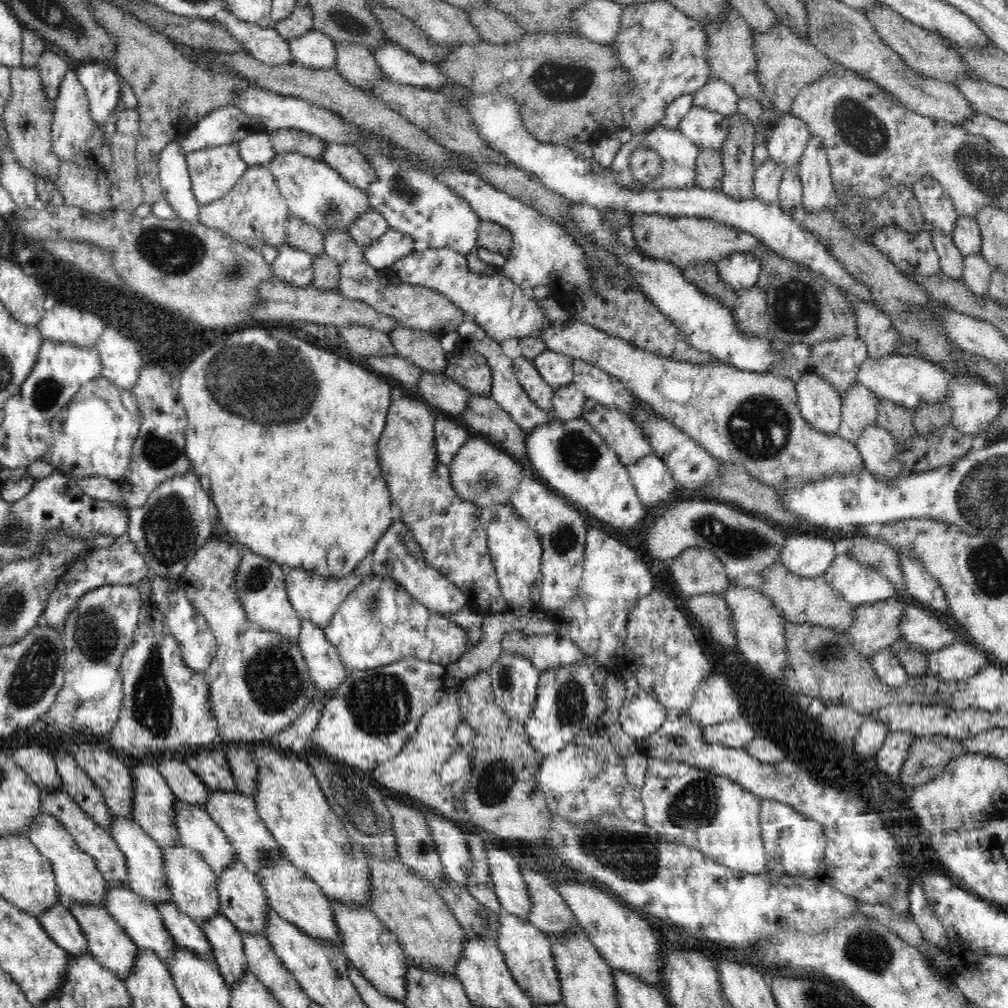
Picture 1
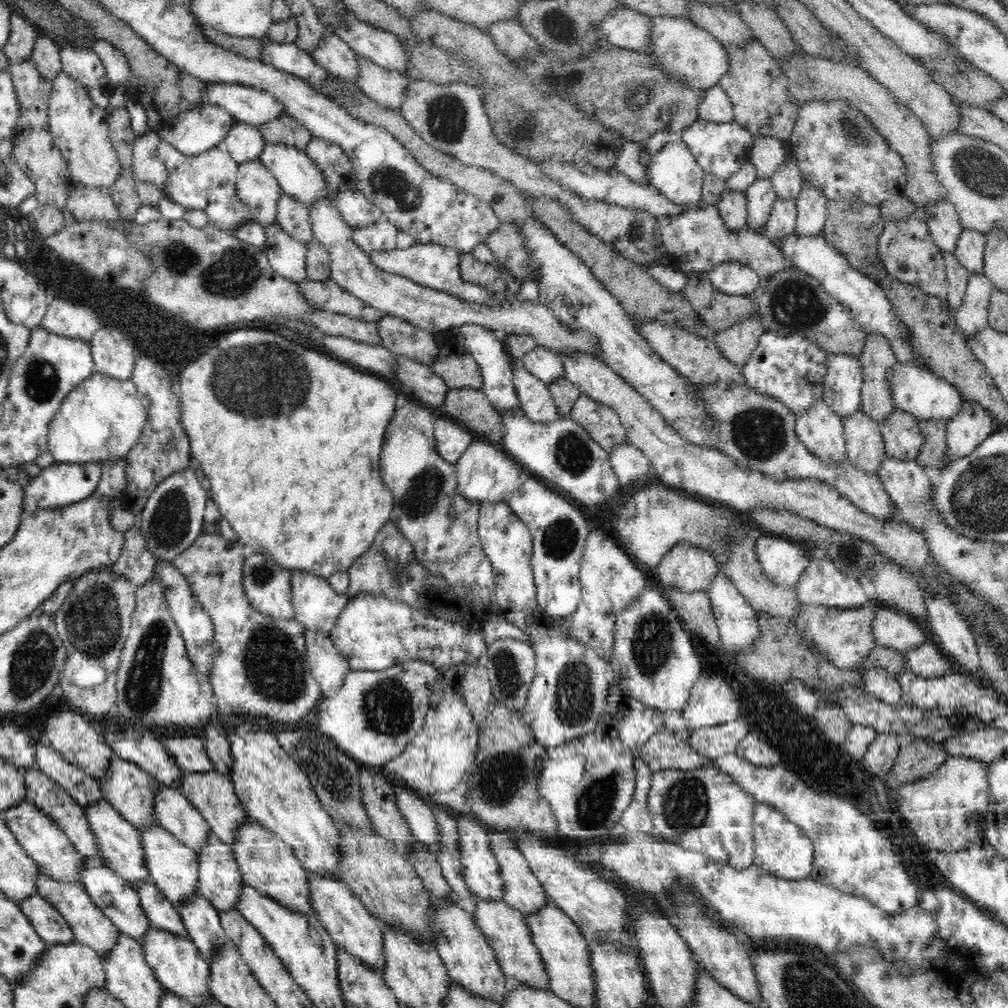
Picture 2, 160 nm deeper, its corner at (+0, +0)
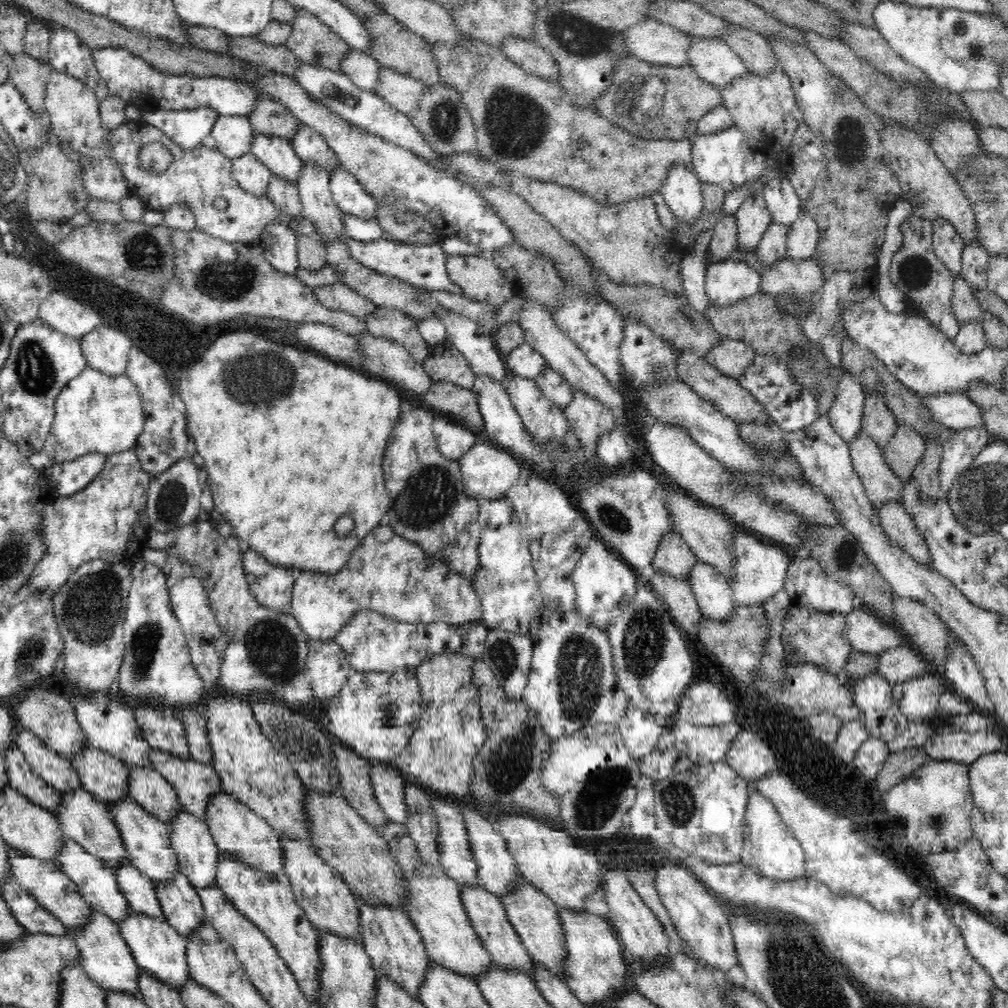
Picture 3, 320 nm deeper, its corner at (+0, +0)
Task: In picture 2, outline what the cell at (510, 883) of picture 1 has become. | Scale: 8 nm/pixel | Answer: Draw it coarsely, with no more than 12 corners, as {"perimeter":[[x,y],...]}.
{"perimeter":[[467,812],[453,815],[470,892],[503,900],[488,830]]}

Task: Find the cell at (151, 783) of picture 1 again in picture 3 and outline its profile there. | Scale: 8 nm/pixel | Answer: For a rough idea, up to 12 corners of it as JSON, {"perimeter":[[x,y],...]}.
{"perimeter":[[88,745],[73,756],[82,789],[130,799],[130,768]]}

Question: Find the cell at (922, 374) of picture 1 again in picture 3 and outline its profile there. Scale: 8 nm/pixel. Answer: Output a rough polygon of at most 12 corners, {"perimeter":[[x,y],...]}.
{"perimeter":[[966,393],[921,400],[933,422],[958,432],[984,424]]}

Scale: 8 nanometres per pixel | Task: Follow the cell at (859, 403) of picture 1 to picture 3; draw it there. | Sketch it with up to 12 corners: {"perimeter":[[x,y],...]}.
{"perimeter":[[861,430],[849,445],[873,508],[900,503],[902,484]]}

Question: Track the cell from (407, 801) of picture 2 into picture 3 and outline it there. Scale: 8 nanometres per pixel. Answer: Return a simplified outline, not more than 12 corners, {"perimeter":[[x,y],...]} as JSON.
{"perimeter":[[373,764],[376,803],[392,822],[408,818],[406,780],[391,764]]}

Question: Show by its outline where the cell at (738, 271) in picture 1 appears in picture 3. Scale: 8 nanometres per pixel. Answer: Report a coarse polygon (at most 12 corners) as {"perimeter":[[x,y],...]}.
{"perimeter":[[726,259],[707,265],[710,303],[730,307],[760,293],[760,273]]}

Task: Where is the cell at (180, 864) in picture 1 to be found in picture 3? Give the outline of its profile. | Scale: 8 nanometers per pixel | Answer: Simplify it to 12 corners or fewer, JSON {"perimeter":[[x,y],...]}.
{"perimeter":[[130,799],[108,803],[131,864],[181,873],[167,824]]}

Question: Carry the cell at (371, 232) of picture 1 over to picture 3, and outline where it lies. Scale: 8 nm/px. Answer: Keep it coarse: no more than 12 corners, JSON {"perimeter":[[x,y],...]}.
{"perimeter":[[340,164],[329,172],[334,202],[361,219],[376,216],[377,200]]}

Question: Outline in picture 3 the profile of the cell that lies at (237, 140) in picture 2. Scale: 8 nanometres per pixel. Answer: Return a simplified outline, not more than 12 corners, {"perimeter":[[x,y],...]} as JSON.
{"perimeter":[[220,114],[210,137],[229,159],[249,152],[247,117]]}

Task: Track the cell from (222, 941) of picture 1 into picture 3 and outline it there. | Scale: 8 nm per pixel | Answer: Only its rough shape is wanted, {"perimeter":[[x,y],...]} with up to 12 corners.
{"perimeter":[[185,874],[153,884],[165,921],[182,936],[208,919]]}

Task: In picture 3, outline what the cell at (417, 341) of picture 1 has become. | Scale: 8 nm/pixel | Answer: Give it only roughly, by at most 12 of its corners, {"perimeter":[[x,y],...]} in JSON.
{"perimeter":[[377,307],[364,320],[369,333],[396,342],[423,363],[430,345],[419,322]]}

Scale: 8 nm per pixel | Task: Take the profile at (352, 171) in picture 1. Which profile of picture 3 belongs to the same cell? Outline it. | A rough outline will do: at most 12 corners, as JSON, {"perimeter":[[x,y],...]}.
{"perimeter":[[300,122],[288,141],[304,162],[340,165],[322,135]]}

